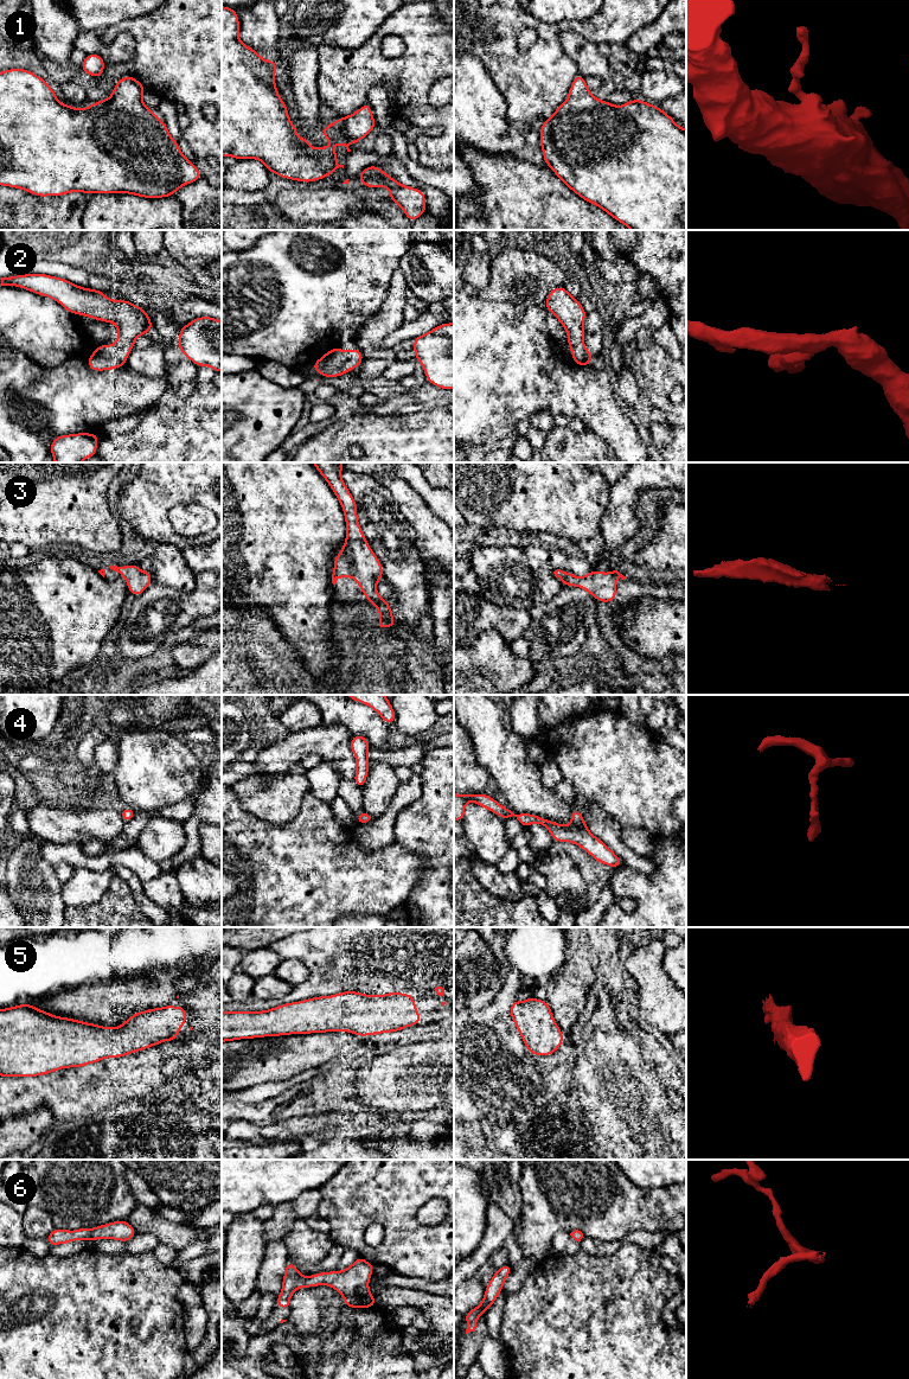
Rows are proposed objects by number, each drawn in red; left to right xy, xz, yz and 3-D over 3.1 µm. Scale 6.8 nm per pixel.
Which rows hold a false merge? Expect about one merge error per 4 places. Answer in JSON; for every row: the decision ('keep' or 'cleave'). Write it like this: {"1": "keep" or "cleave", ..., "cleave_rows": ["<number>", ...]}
{"1": "keep", "2": "keep", "3": "keep", "4": "keep", "5": "keep", "6": "keep", "cleave_rows": []}

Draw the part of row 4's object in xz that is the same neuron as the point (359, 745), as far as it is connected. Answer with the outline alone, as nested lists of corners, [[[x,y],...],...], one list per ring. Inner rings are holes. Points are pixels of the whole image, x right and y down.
[[[354,735],[351,738],[350,747],[356,756],[356,775],[353,783],[363,789],[366,783],[369,774],[369,764],[367,751],[371,748],[367,739],[364,735]]]

